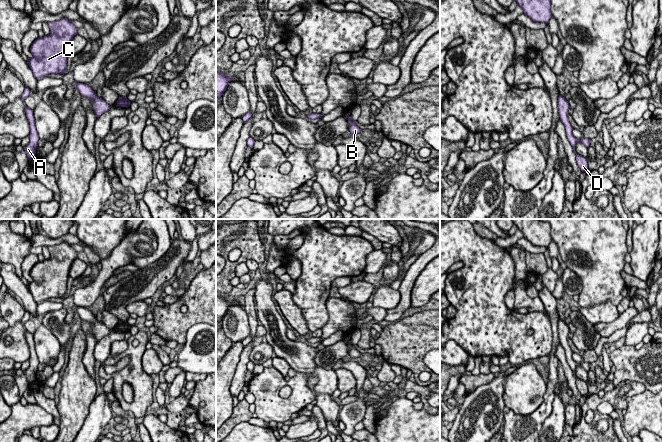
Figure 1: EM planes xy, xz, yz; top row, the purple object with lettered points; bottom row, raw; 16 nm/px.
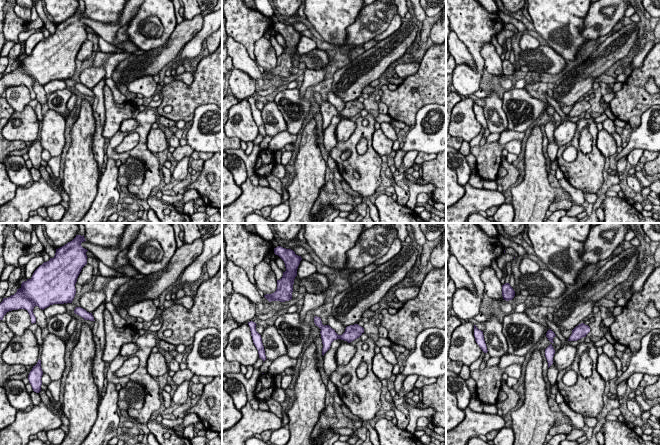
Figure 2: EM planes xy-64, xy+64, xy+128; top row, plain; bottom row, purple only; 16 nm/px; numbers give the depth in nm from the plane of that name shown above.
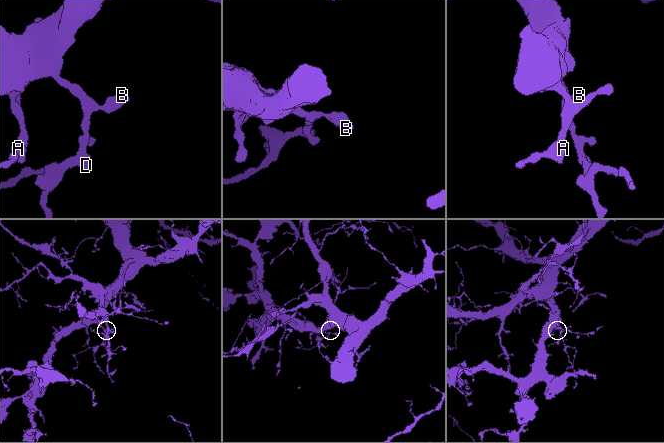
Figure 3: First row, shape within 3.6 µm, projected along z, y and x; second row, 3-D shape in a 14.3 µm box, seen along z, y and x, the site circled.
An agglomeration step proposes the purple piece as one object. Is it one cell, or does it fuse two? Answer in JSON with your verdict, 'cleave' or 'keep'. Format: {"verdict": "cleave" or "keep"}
{"verdict": "keep"}

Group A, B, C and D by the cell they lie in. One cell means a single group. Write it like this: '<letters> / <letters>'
A B C D

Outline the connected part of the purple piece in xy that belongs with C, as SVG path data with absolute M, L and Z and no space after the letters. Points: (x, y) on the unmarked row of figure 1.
M62 242L53 246L48 246L50 258L39 261L31 269L32 282L28 282L28 289L33 296L34 301L38 304L49 298L66 297L67 280L69 277L70 267L73 261L78 258L77 251L67 242Z

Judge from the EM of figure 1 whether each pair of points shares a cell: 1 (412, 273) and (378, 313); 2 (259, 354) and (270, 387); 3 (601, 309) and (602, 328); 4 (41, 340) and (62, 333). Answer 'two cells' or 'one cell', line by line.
1: two cells
2: two cells
3: two cells
4: two cells

